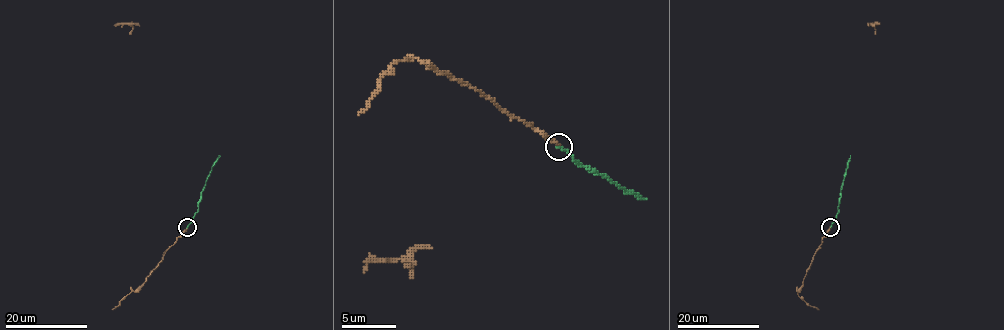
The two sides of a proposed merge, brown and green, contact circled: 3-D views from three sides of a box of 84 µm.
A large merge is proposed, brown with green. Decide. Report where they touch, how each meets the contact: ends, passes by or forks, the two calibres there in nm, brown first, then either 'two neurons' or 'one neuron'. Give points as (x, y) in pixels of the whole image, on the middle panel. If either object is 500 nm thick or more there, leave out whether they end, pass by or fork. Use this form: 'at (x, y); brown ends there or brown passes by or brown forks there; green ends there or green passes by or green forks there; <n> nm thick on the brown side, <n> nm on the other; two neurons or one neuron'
at (559, 146); brown ends there; green ends there; 160 nm thick on the brown side, 140 nm on the other; one neuron

